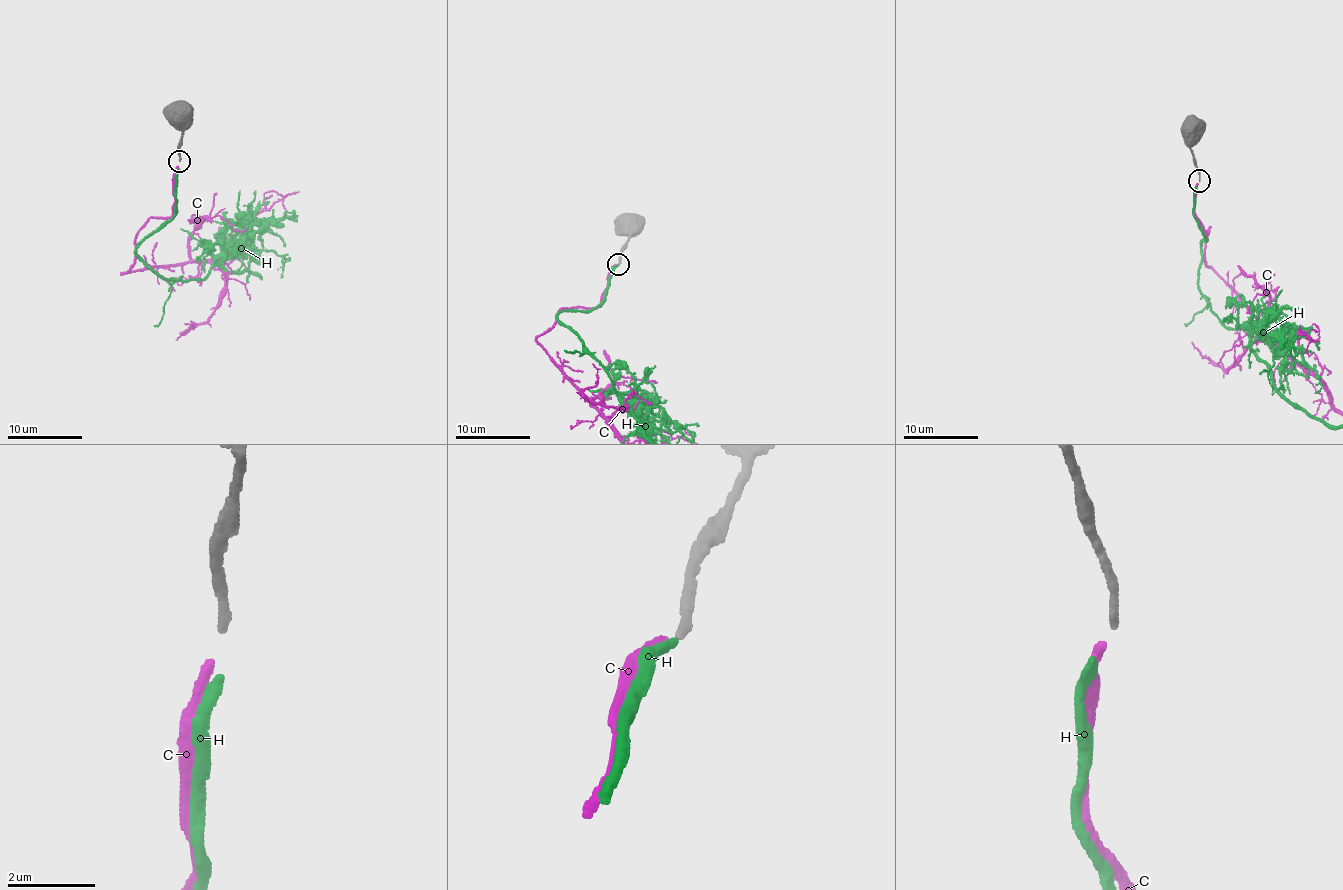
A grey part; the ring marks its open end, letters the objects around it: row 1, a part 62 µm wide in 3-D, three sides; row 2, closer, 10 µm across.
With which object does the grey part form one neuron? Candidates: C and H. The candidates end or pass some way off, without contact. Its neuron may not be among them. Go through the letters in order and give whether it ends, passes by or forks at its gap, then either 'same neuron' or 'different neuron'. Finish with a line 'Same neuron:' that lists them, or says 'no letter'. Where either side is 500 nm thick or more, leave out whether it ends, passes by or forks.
C: it ends there; same neuron
H: it ends there; different neuron
Same neuron: C

